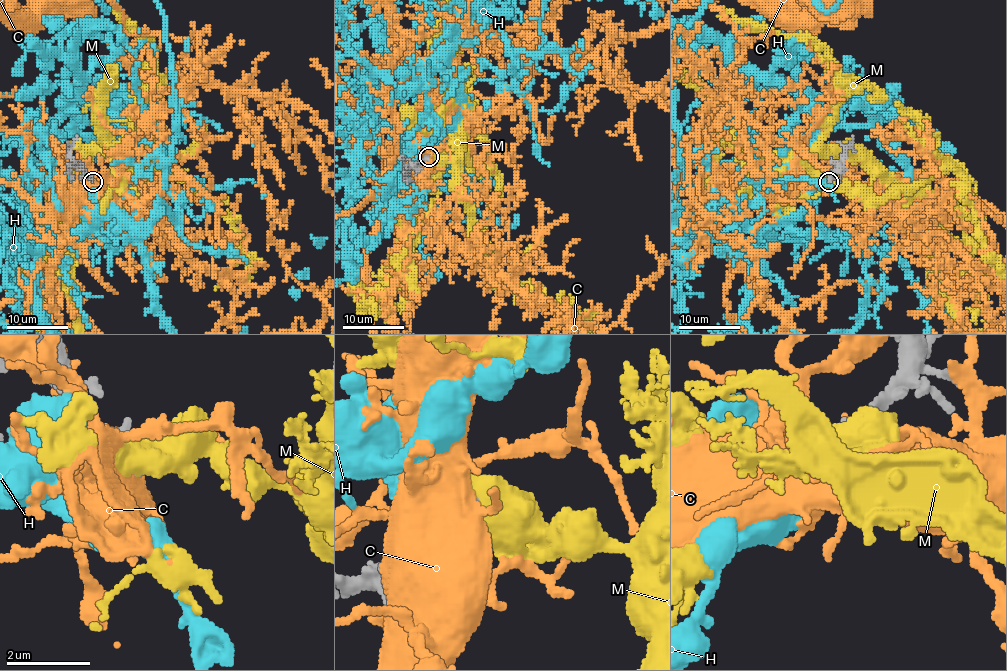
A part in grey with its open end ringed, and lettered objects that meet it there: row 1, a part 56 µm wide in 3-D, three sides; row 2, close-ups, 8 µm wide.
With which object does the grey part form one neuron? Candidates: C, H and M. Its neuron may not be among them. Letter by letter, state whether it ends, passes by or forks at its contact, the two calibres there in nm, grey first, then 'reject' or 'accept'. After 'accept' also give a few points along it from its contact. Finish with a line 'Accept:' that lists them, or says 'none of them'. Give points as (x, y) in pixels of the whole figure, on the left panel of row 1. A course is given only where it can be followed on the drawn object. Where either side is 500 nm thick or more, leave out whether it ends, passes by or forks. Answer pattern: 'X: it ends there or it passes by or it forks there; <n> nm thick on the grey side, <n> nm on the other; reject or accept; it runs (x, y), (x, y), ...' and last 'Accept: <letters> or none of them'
C: 360 nm thick on the grey side, 550 nm on the other; reject
H: it ends there; 200 nm thick on the grey side, 220 nm on the other; reject
M: 320 nm thick on the grey side, 600 nm on the other; reject
Accept: none of them

